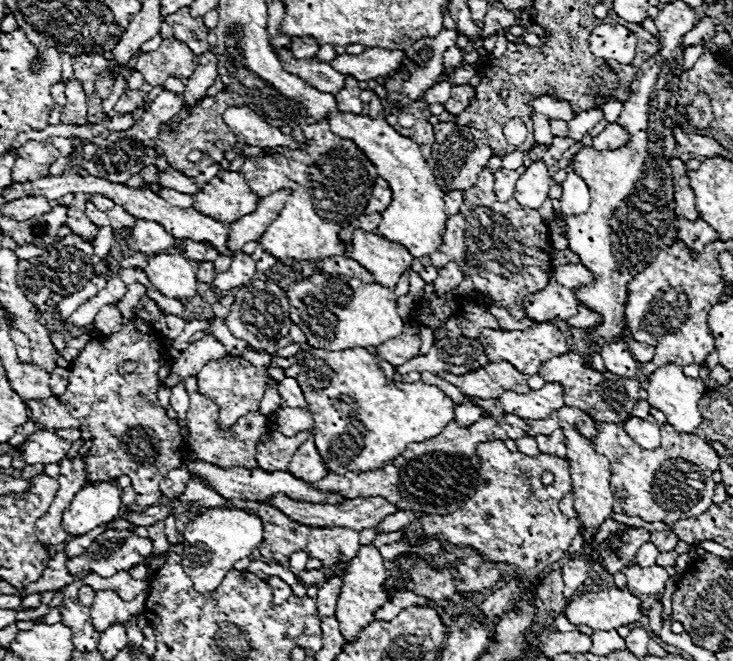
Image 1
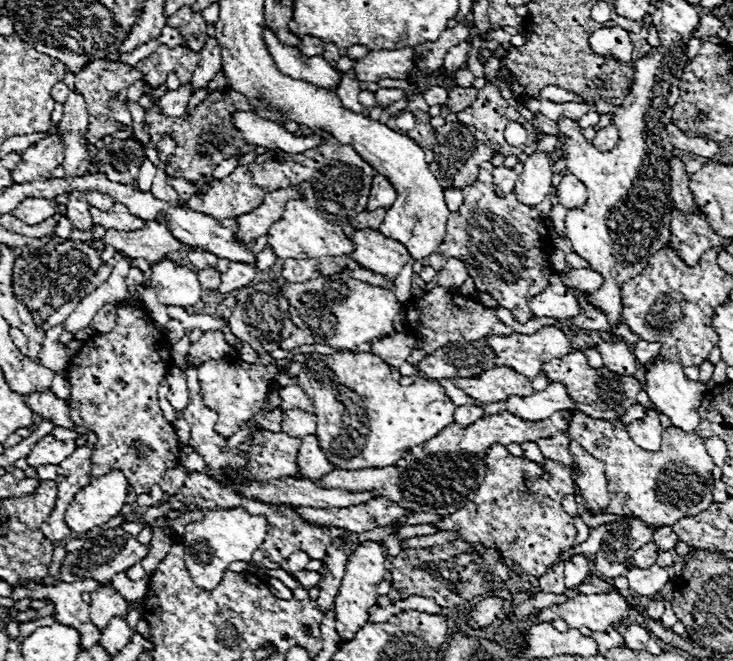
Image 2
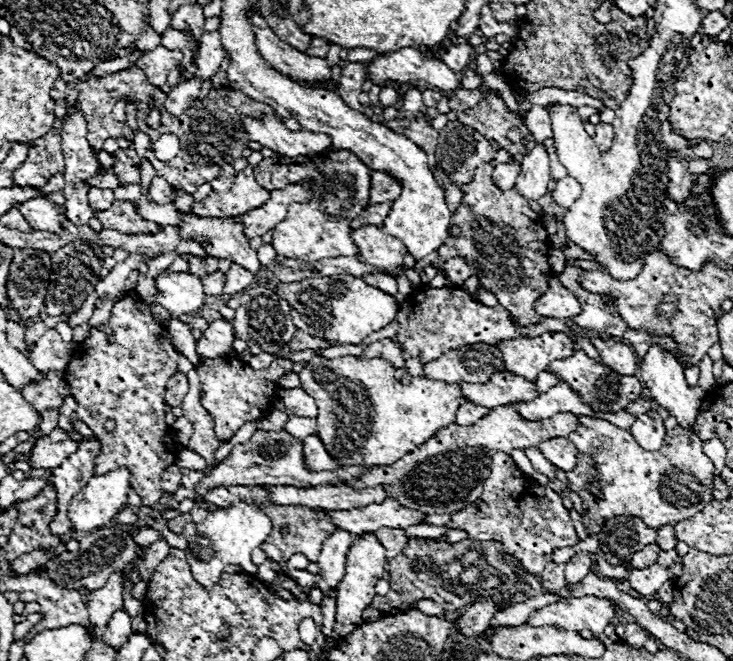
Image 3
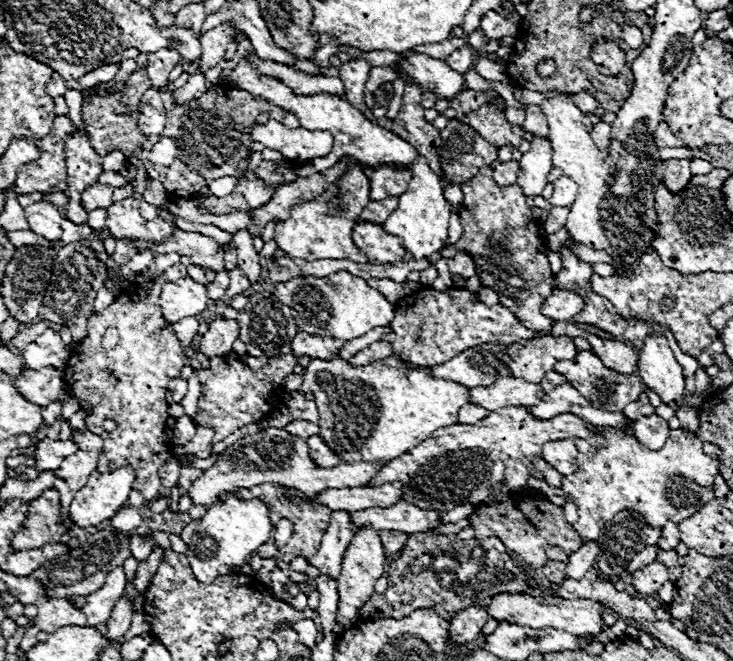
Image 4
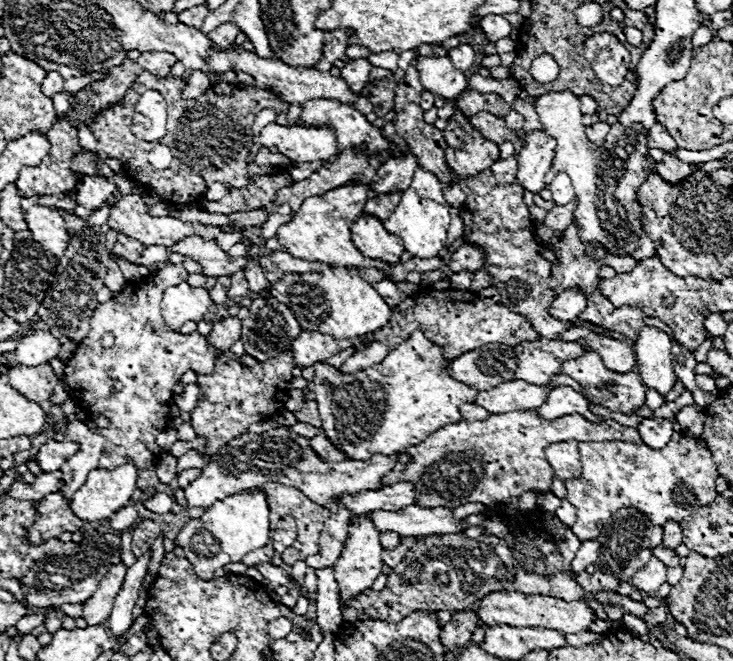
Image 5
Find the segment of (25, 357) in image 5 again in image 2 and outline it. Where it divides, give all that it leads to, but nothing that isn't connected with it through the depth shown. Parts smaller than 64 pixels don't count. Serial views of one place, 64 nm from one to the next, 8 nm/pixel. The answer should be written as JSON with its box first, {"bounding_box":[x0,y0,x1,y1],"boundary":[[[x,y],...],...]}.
{"bounding_box":[38,328,68,372],"boundary":[[[50,328],[44,336],[42,350],[40,350],[40,360],[38,364],[52,370],[52,372],[64,372],[68,366],[68,356],[66,356],[66,346],[58,342],[58,336],[62,334],[62,328]]]}

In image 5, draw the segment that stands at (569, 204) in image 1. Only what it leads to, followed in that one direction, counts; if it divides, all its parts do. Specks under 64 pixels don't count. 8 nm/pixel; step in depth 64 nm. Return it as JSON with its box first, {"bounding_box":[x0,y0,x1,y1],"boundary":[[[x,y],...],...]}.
{"bounding_box":[548,172,574,206],"boundary":[[[558,172],[554,180],[548,184],[548,190],[552,192],[552,202],[556,206],[564,206],[574,200],[574,186],[566,172]]]}

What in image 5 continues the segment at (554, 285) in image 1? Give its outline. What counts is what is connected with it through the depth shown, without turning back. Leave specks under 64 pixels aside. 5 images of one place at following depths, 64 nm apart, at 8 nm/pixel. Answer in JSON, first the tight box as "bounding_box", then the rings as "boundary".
{"bounding_box":[550,288,586,322],"boundary":[[[568,288],[562,294],[558,294],[550,306],[550,314],[556,320],[564,320],[564,322],[574,322],[580,312],[584,312],[586,308],[586,296],[582,290],[578,288]]]}

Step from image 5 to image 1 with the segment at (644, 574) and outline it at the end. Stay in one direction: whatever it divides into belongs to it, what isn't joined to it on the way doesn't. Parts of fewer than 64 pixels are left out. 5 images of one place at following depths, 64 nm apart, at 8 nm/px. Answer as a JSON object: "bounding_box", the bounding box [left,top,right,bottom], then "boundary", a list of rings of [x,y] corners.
{"bounding_box":[622,564,670,596],"boundary":[[[630,564],[628,568],[622,570],[628,578],[628,590],[632,594],[648,594],[654,596],[658,592],[664,592],[664,584],[670,578],[666,568],[662,566],[650,566],[650,568],[640,568],[638,564]]]}

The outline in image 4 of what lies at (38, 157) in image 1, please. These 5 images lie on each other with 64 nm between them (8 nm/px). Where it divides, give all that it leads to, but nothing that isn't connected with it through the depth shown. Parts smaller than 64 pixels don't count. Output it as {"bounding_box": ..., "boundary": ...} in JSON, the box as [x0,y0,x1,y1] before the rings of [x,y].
{"bounding_box":[14,116,74,194],"boundary":[[[58,116],[54,126],[58,128],[40,140],[40,150],[44,150],[44,154],[40,154],[36,162],[30,162],[28,166],[22,166],[18,170],[18,178],[14,184],[18,194],[32,194],[32,192],[48,194],[48,192],[64,192],[68,188],[64,144],[66,138],[72,134],[74,126],[68,116]]]}

